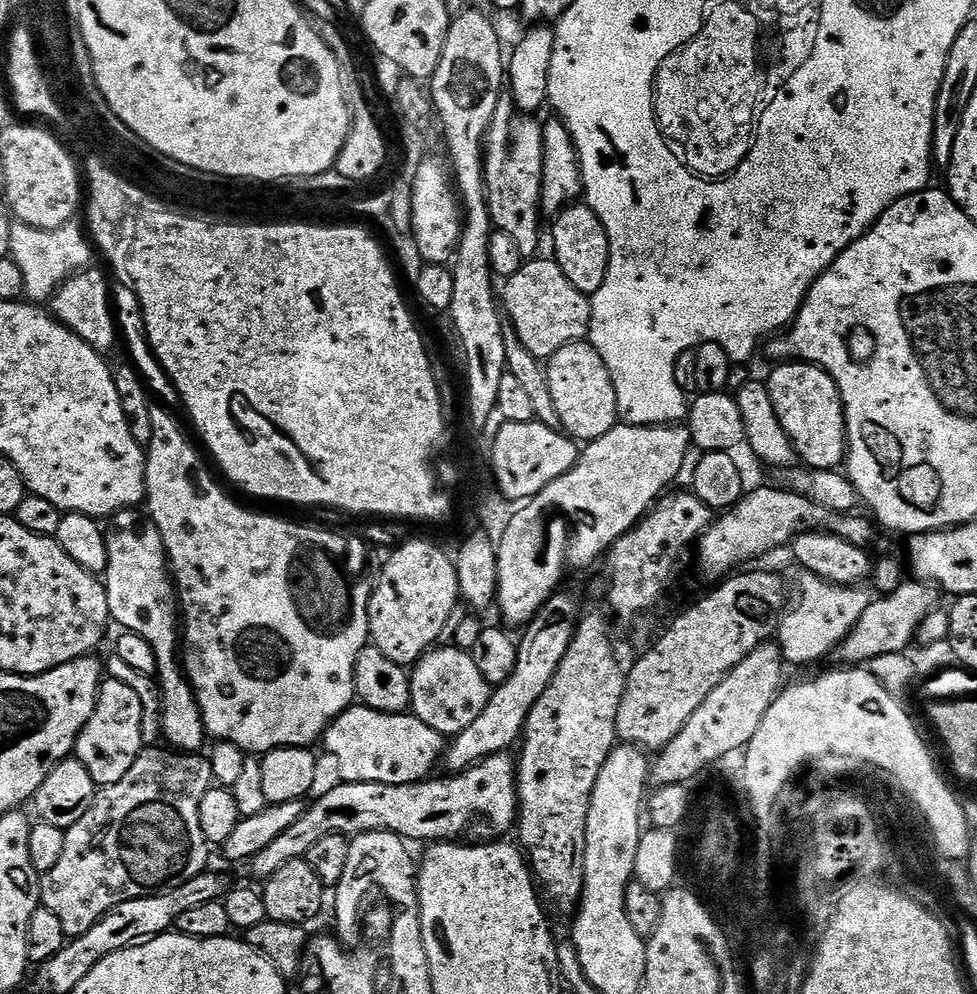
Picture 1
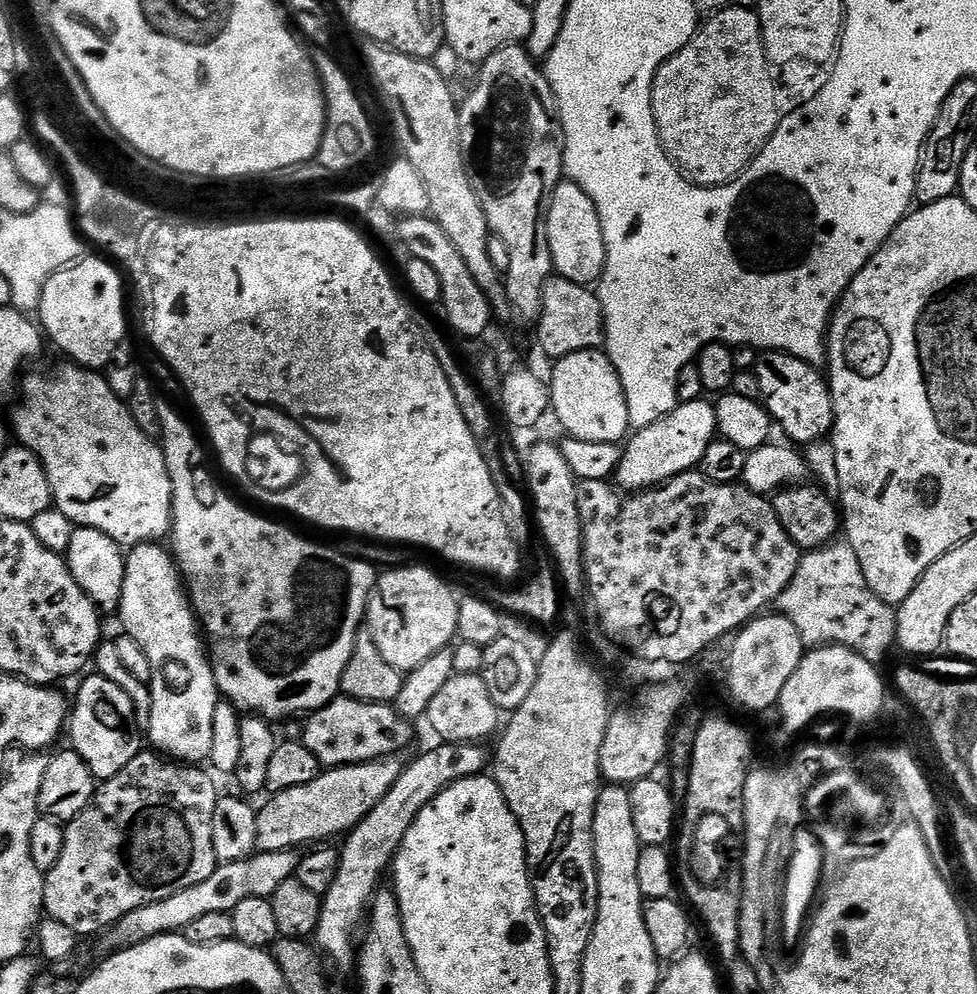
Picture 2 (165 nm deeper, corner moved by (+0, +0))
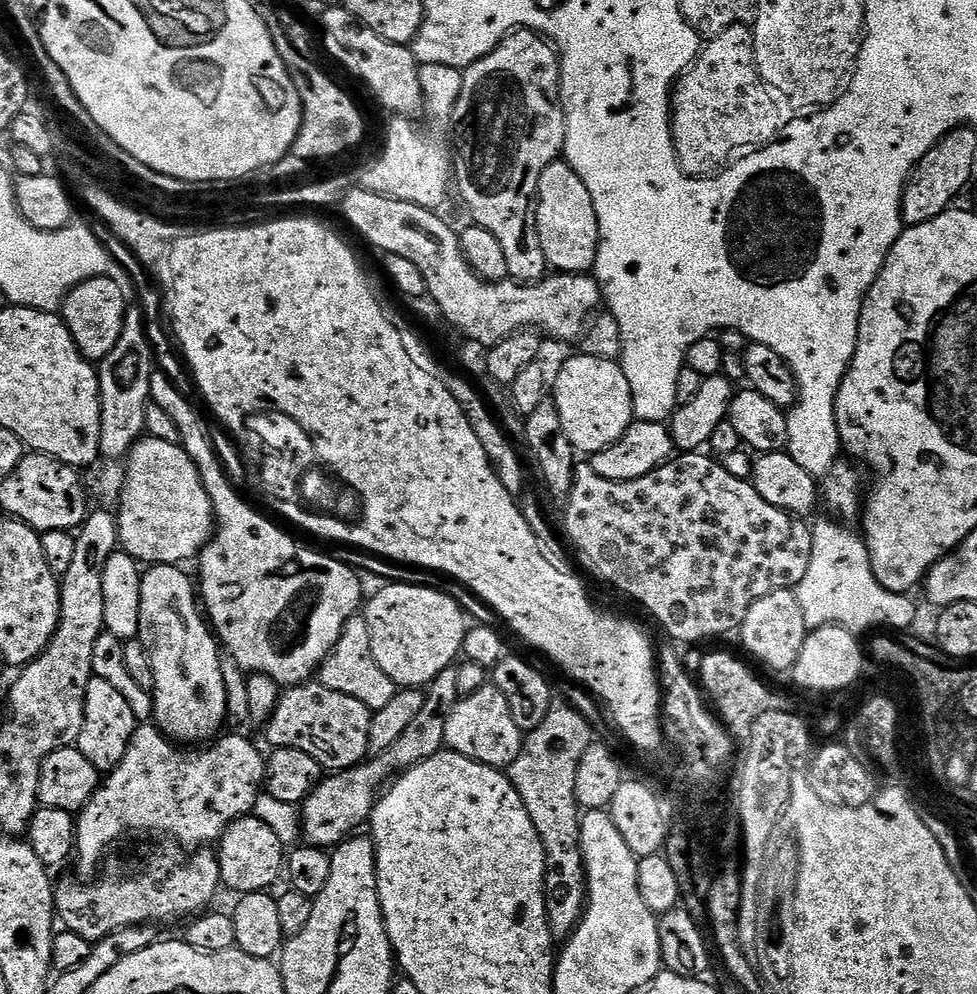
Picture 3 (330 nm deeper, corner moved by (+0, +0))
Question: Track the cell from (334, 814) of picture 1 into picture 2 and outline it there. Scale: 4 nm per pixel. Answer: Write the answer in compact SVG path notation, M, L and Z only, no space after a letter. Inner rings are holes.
M257 851L251 856L238 862L229 864L217 863L214 874L206 878L206 882L198 882L198 886L186 886L186 890L178 890L178 894L170 894L170 898L162 898L162 902L150 902L150 906L142 906L138 910L130 910L118 922L104 929L99 937L100 948L104 954L121 952L123 948L133 948L144 940L165 934L180 934L190 922L206 914L232 912L238 902L246 898L271 898L274 890L282 886L282 882L295 877L300 865L301 853L290 852L262 852Z

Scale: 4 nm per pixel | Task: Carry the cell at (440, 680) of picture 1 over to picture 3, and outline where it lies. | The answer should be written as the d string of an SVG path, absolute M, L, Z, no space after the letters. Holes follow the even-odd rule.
M486 683L474 690L474 694L461 696L454 710L447 713L444 742L455 755L470 758L477 764L486 764L492 770L507 769L514 758L518 758L522 733L514 722L514 714L510 714L510 702L506 702L506 694L502 694L495 684Z

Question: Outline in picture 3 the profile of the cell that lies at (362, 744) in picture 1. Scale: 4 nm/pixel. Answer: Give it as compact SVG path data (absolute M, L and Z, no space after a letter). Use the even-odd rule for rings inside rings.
M309 682L291 685L281 695L272 717L266 722L266 729L272 748L302 750L302 754L310 754L310 758L320 763L321 769L335 774L365 763L368 743L372 740L372 720L374 713L362 706L358 698L338 694L338 690L330 690L318 682Z

